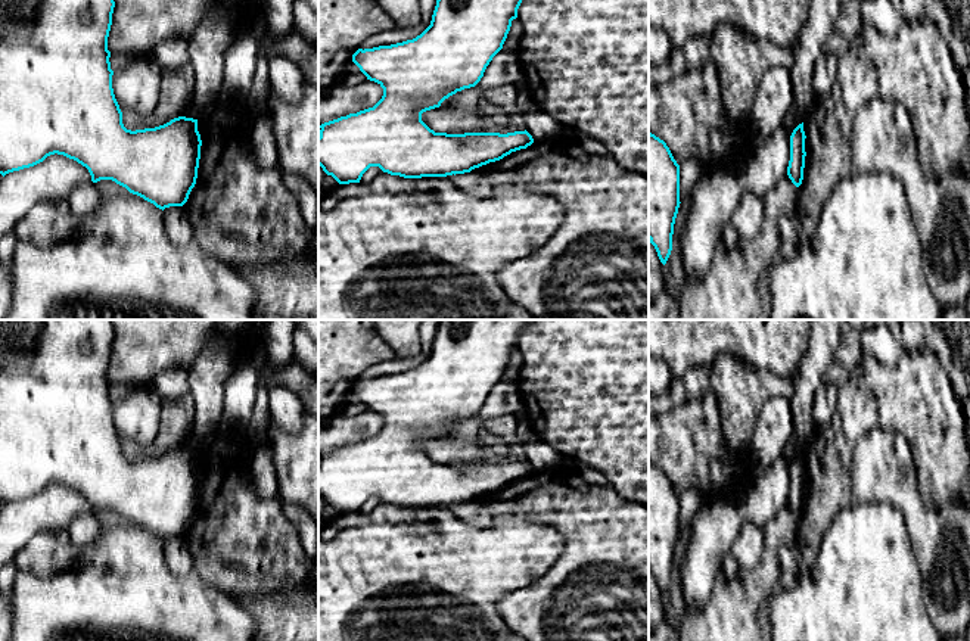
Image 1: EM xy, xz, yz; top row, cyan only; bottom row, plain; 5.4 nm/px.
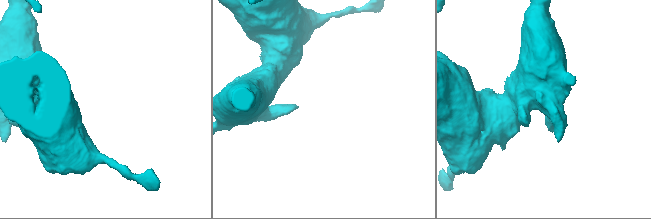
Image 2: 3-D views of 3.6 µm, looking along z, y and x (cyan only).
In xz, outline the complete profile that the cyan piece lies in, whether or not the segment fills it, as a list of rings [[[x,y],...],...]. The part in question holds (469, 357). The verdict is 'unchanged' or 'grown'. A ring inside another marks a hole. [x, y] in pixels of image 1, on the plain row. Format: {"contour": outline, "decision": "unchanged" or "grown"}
{"contour": [[[439,320],[430,355],[416,368],[391,376],[358,379],[352,392],[367,407],[383,418],[382,429],[369,439],[349,444],[320,455],[318,495],[339,514],[360,513],[370,497],[379,497],[383,502],[404,508],[447,507],[470,502],[475,498],[495,492],[512,482],[526,479],[534,473],[525,461],[500,463],[435,463],[423,451],[422,444],[435,438],[450,426],[464,418],[475,417],[492,388],[503,379],[512,351],[517,348],[517,339],[523,329],[535,320]]], "decision": "unchanged"}

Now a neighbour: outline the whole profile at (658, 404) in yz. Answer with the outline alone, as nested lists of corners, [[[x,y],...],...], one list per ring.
[[[649,392],[649,416],[660,416],[669,413],[674,408],[668,392],[662,395],[653,395]]]

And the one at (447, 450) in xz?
[[[439,436],[422,444],[422,451],[435,463],[476,463],[481,448],[458,441],[456,436]]]

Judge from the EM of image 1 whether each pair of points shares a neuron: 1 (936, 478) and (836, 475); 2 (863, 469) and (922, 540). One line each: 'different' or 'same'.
1: same
2: same

